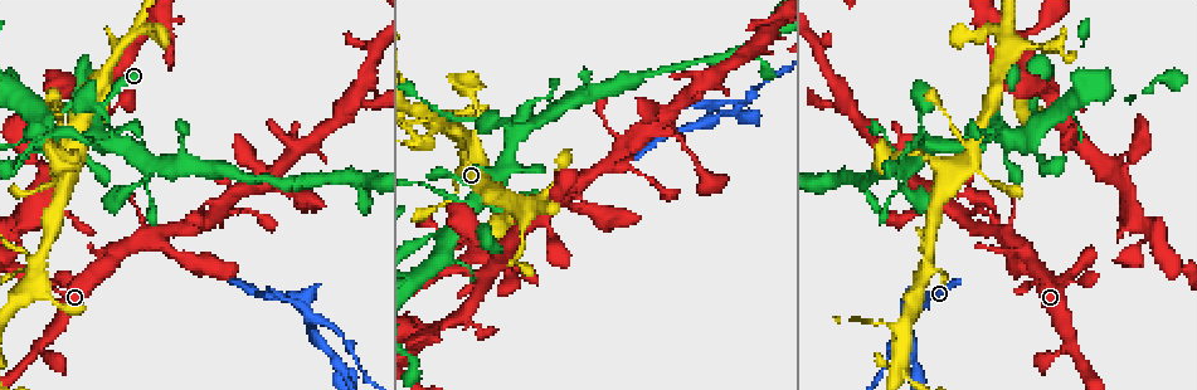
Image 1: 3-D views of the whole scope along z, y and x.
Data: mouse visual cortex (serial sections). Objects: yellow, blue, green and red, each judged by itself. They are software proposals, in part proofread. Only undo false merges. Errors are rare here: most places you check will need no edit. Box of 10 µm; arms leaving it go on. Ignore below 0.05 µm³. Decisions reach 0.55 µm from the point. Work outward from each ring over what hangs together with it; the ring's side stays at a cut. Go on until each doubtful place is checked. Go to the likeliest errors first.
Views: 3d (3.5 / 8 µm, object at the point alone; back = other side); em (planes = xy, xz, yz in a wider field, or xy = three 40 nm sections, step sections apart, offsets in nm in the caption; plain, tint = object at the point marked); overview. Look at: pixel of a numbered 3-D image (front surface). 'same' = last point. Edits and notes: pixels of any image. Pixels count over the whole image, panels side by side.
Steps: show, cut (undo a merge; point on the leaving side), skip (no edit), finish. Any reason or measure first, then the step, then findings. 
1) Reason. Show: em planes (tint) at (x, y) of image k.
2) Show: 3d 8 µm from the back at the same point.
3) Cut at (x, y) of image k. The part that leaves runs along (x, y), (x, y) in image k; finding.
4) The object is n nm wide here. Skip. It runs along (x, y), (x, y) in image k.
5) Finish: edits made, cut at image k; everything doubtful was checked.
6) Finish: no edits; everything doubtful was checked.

Two arms in line, one across. Show: 3d 8 µm at (711, 110) of image 1.

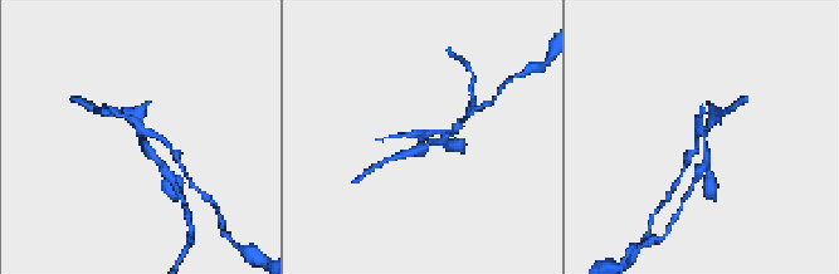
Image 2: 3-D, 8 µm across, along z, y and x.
Show: 3d 3.5 µm at the same point.

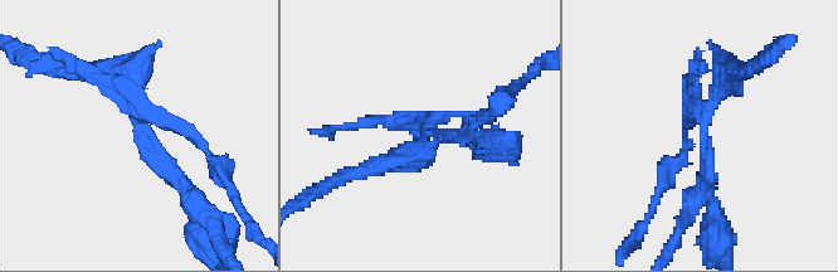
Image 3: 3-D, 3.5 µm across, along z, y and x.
Show: em xy step 3 (tint) at (417, 133) of image 3.

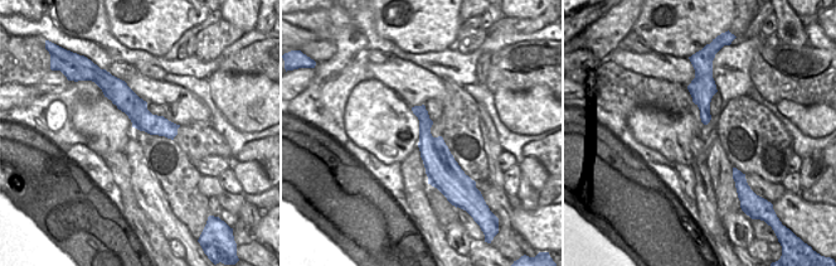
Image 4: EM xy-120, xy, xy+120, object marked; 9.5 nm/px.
Cut at (185, 126) of image 3. The part that leaves runs along (137, 115), (175, 118), (225, 176) in image 3; two cells meet here.

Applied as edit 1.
Show: 3d 3.5 µm at (910, 357) of image 1.

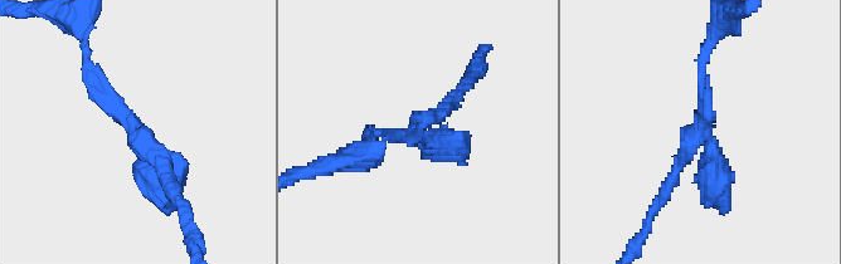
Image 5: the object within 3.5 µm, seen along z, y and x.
3 arms meet here; the arms are 150, 150, 400 nm wide. Show: em xy step 5 (plain) at (418, 132) of image 5.

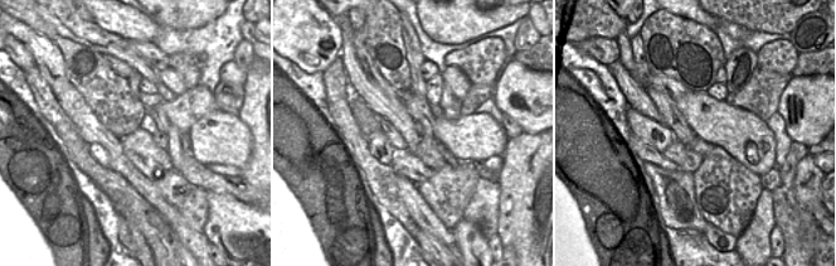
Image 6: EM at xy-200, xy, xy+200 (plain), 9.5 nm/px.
Show: em xy step 5 (tint) at the same point.

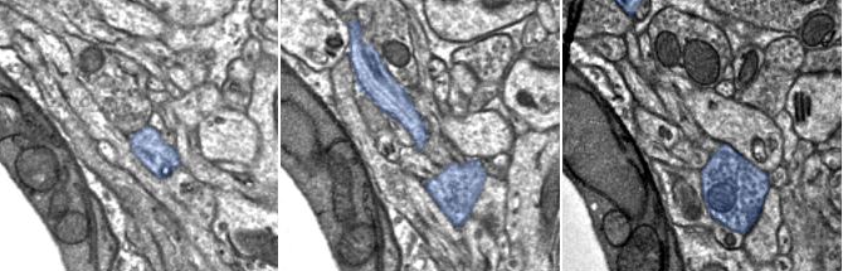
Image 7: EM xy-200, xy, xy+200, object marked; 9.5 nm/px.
The object is 200 nm wide here. Skip. It runs along (86, 60), (155, 154), (166, 200) in image 5; continuous, no second cell.

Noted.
Show: 3d 3.5 µm at (434, 127) of image 1.

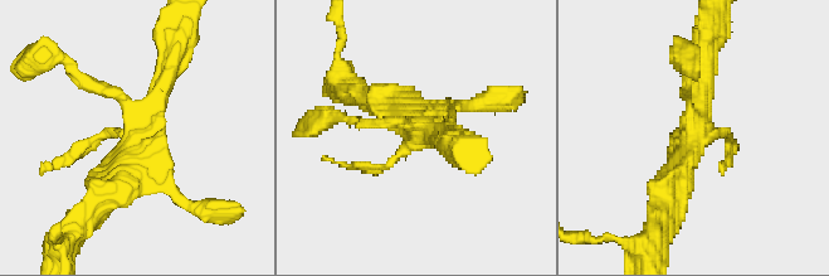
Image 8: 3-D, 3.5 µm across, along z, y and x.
Need the tissue. Show: em xy step 2 (tint) at (697, 132) of image 8.

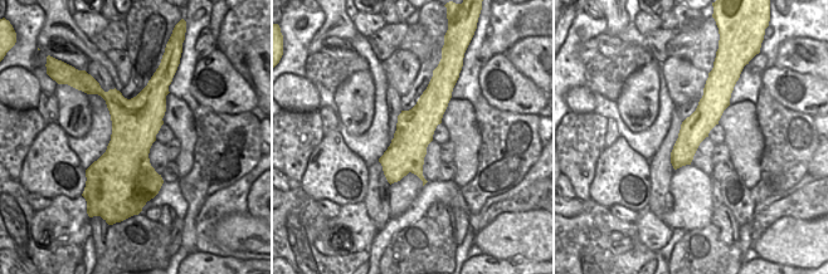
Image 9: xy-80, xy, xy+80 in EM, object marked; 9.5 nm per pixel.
Skip. It runs along (172, 56), (126, 177), (103, 199) in image 8; continuous, no second cell.

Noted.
Four or more arms meet. Show: 3d 3.5 µm at (1002, 136) of image 1.

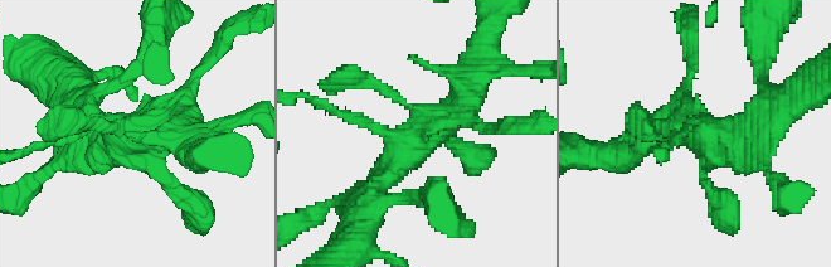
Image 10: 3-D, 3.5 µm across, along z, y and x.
Show: em planes (tint) at (439, 132) of image 10.

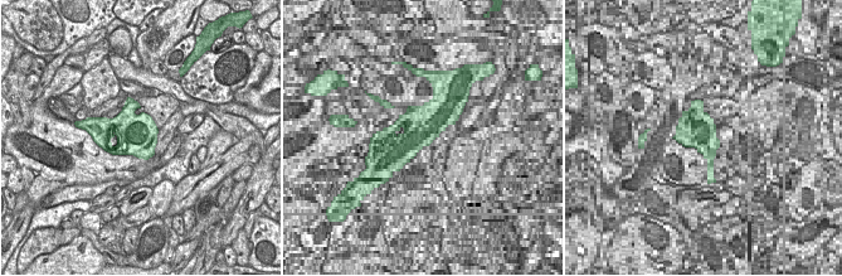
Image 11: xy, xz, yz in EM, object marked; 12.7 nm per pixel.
Show: em xy step 2 (tint) at the same point.

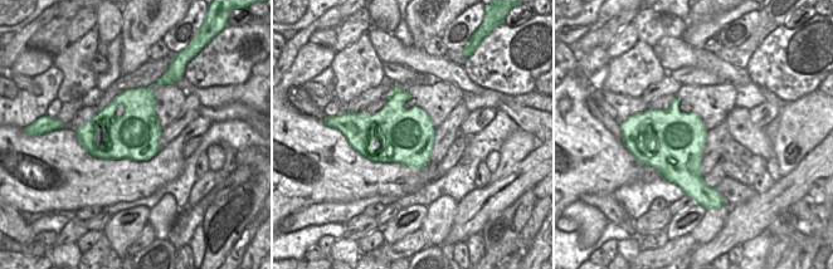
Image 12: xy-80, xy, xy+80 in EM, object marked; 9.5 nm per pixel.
Skip. One cell here.

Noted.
Four or more arms meet. Show: 3d 8 µm at (934, 144) of image 1.

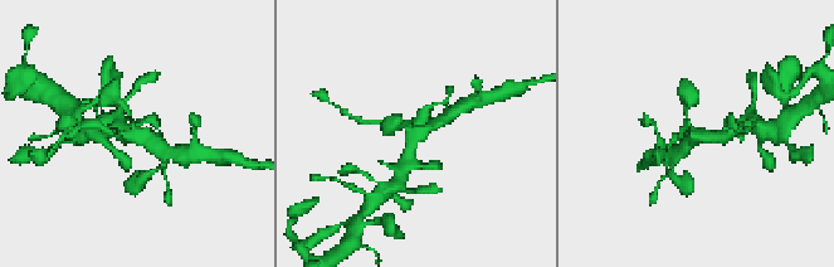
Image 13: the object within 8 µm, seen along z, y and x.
4 arms meet here; the arms are 100, 100, 350, 400 nm wide; now the EM. Show: em xy step 3 (tint) at the same point.

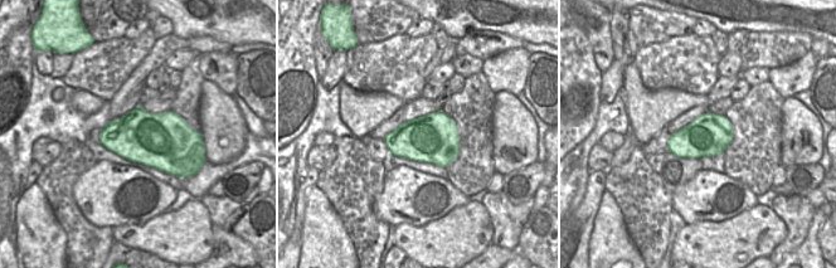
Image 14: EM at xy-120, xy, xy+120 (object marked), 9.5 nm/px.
Skip. All the same cell.

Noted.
Finish: edits made, cut at image 3; everything doubtful was checked.

